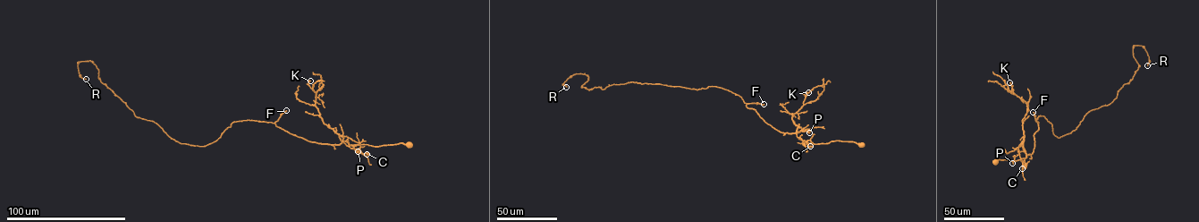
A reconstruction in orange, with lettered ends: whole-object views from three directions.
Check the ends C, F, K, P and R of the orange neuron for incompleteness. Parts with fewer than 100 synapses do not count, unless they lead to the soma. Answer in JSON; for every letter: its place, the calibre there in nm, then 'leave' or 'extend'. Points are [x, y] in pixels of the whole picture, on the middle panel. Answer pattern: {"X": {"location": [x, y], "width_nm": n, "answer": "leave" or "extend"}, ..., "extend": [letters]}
{"C": {"location": [810, 146], "width_nm": 70, "answer": "leave"}, "F": {"location": [764, 104], "width_nm": 240, "answer": "extend"}, "K": {"location": [808, 92], "width_nm": 120, "answer": "leave"}, "P": {"location": [809, 132], "width_nm": 140, "answer": "leave"}, "R": {"location": [566, 87], "width_nm": 140, "answer": "leave"}, "extend": ["F"]}

